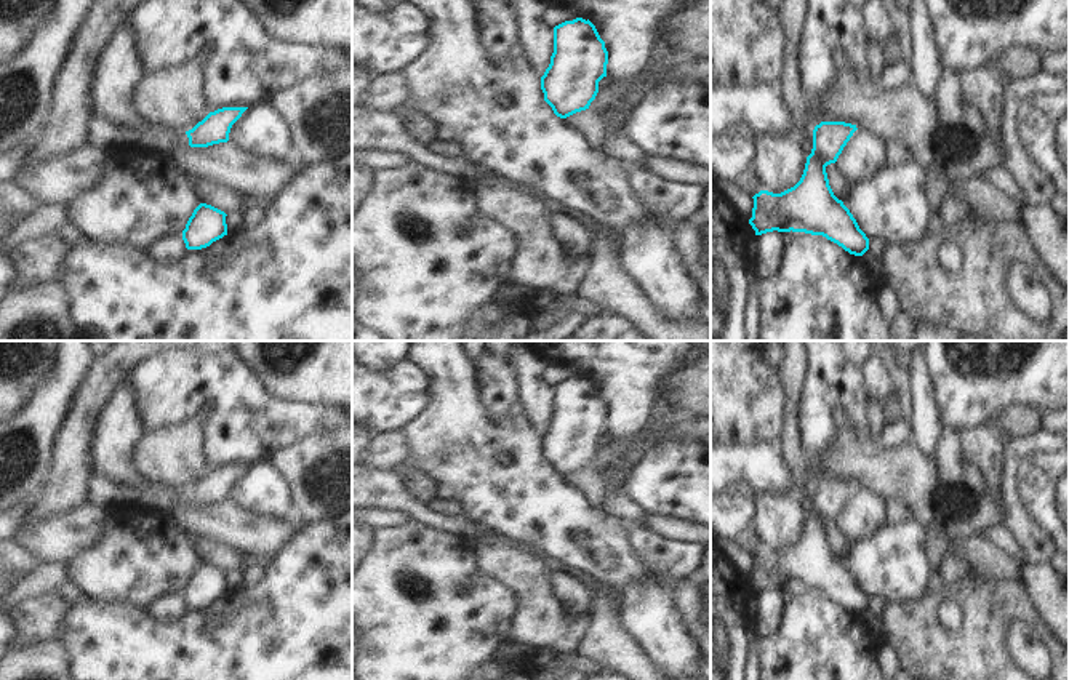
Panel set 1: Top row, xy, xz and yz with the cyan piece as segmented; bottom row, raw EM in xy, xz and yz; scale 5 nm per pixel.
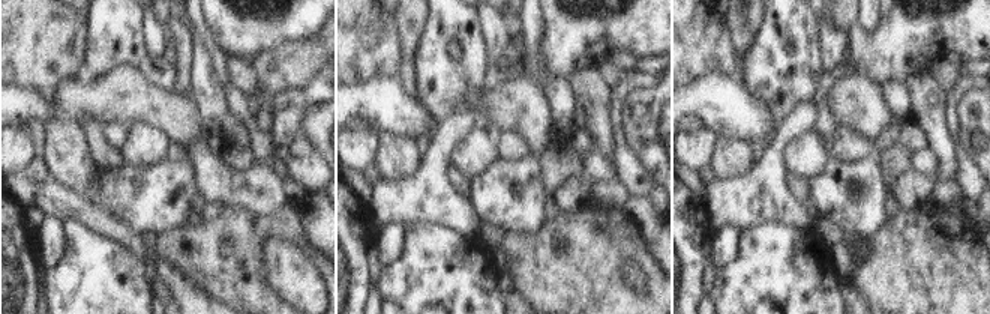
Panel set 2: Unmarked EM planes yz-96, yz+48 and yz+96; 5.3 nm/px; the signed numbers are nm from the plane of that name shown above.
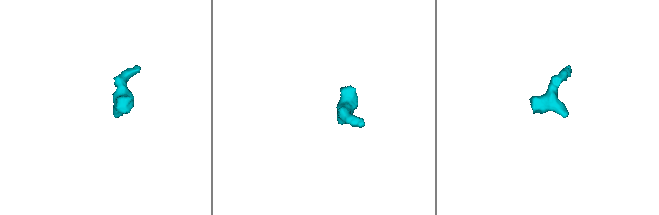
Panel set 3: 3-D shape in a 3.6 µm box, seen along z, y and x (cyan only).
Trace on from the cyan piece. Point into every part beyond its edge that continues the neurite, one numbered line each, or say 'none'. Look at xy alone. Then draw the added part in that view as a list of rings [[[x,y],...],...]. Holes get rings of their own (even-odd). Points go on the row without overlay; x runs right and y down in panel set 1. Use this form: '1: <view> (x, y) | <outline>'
1: xy (108, 496) | [[[91,474],[86,482],[86,504],[114,515],[125,510],[158,510],[171,514],[189,504],[186,490],[163,485],[130,486]]]

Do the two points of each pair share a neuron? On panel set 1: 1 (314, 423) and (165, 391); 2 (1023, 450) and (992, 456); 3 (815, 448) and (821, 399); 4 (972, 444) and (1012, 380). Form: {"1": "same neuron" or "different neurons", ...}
{"1": "same neuron", "2": "different neurons", "3": "same neuron", "4": "different neurons"}

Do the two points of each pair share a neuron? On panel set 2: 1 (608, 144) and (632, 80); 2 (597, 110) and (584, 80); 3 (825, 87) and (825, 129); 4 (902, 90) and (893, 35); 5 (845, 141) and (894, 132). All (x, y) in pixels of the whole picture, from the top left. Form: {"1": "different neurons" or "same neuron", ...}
{"1": "different neurons", "2": "same neuron", "3": "same neuron", "4": "different neurons", "5": "same neuron"}

